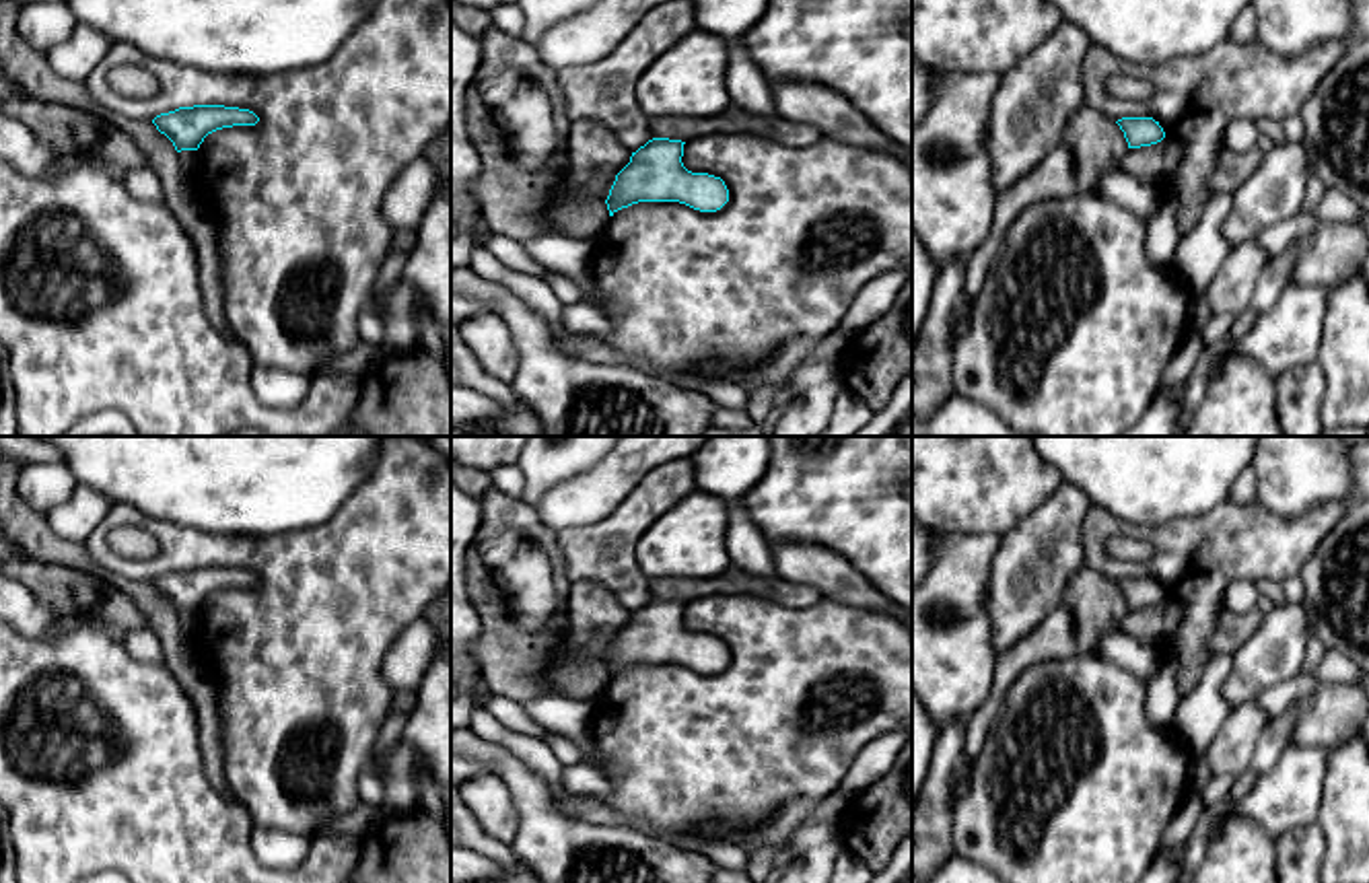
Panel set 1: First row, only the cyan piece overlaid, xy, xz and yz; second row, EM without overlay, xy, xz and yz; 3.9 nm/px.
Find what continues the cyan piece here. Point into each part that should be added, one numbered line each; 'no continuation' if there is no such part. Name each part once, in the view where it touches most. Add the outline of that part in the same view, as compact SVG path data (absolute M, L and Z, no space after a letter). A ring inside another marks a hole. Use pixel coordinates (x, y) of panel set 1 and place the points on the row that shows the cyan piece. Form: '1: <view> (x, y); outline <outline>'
no continuation

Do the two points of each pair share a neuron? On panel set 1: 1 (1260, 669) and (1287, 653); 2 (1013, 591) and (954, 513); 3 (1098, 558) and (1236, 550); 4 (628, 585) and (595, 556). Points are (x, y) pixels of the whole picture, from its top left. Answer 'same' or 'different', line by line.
1: same
2: different
3: same
4: same

